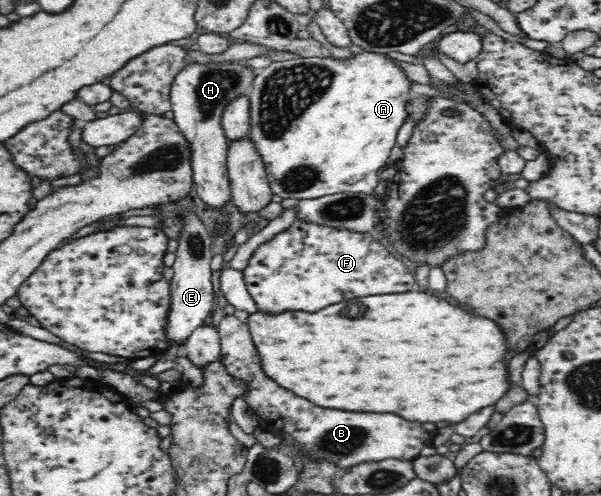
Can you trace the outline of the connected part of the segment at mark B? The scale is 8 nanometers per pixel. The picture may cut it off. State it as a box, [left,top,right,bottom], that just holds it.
[218,315,435,469]

